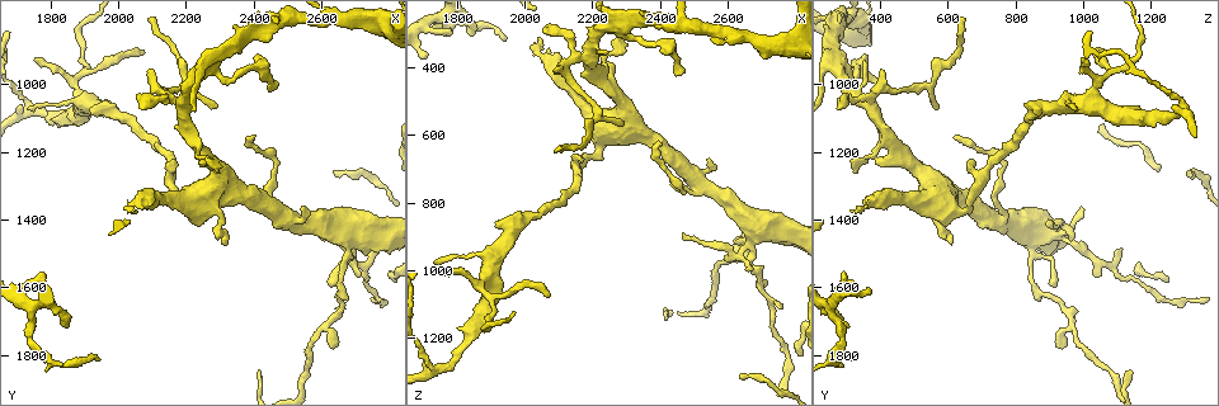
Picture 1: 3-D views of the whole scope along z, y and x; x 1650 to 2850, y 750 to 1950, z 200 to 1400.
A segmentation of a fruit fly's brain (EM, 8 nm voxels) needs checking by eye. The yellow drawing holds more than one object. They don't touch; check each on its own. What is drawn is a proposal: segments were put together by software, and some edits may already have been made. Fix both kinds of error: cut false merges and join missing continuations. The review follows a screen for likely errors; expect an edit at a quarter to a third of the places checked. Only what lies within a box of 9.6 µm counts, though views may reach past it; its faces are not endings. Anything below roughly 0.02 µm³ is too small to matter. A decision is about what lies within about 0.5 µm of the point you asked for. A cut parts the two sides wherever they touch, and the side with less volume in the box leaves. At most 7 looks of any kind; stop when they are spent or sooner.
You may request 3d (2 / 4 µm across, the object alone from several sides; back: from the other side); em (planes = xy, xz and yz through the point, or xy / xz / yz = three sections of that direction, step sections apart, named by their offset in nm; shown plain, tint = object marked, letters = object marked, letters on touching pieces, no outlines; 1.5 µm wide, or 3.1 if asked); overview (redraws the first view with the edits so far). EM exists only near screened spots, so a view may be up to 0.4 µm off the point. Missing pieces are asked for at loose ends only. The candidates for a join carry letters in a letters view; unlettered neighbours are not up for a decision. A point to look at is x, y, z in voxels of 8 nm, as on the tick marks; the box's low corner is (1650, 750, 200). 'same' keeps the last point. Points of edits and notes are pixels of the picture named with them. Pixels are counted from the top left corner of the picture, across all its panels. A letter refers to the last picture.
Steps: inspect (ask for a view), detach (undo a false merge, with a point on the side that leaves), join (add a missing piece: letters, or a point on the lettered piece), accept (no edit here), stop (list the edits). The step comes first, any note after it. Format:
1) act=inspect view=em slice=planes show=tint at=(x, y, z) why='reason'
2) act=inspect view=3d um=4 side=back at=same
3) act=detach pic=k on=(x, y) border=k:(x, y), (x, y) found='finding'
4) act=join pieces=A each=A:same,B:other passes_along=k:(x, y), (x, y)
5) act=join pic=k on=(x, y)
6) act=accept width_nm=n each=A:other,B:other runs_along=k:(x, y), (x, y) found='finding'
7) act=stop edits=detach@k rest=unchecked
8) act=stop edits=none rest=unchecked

act=inspect view=3d um=2 at=(1900, 1060, 1020) why='three-way junction'

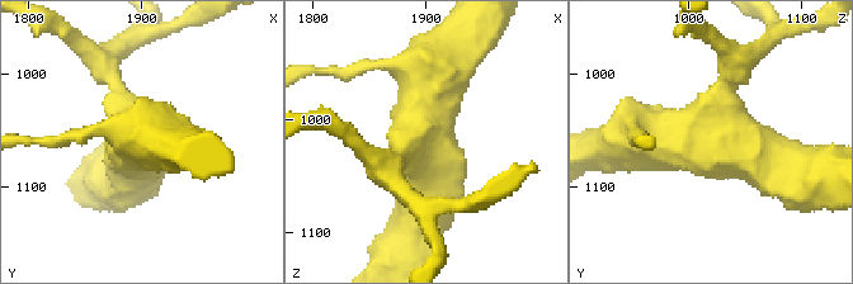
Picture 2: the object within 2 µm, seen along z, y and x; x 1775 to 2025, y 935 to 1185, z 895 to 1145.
act=inspect view=em slice=planes show=letters at=(1892, 1058, 1018) why='now the EM'

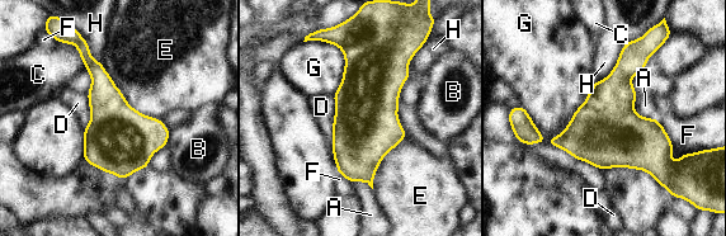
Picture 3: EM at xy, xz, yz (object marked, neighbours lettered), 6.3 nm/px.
act=accept each=A:other,B:other,C:other,D:other,E:other,F:other,G:other,H:other found='continuous, no second cell'

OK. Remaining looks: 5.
act=inspect view=em slice=planes show=plain at=(1880, 830, 1180)

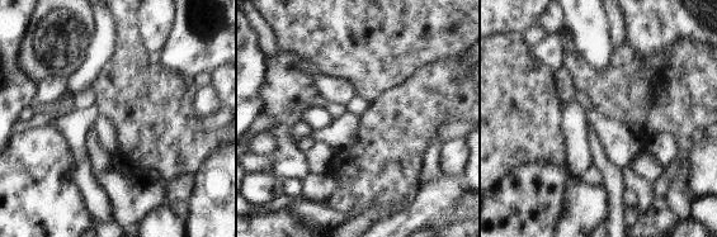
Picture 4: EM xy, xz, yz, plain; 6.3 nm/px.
act=inspect view=em slice=planes show=letters at=same why='see the neighbours'

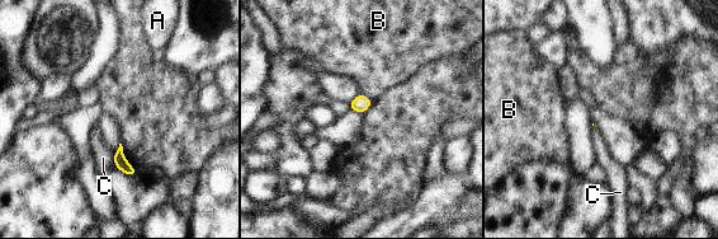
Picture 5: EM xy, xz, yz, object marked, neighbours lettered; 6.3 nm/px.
act=accept each=A:other,B:other,C:other found='all the same cell'

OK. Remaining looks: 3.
act=inspect view=em slice=planes show=letters at=(2290, 1260, 330) why='branch stops here'

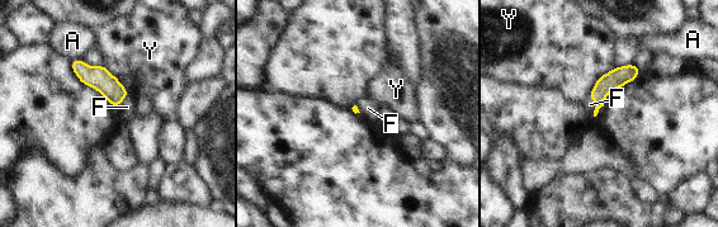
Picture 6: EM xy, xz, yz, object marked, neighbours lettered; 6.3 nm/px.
act=join pieces=F each=A:other,F:same,Y:other passes_along=6:(618, 76), (595, 107), (590, 104) found='the cell continues'

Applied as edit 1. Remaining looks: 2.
act=stop edits=join@6 rest=unchecked

